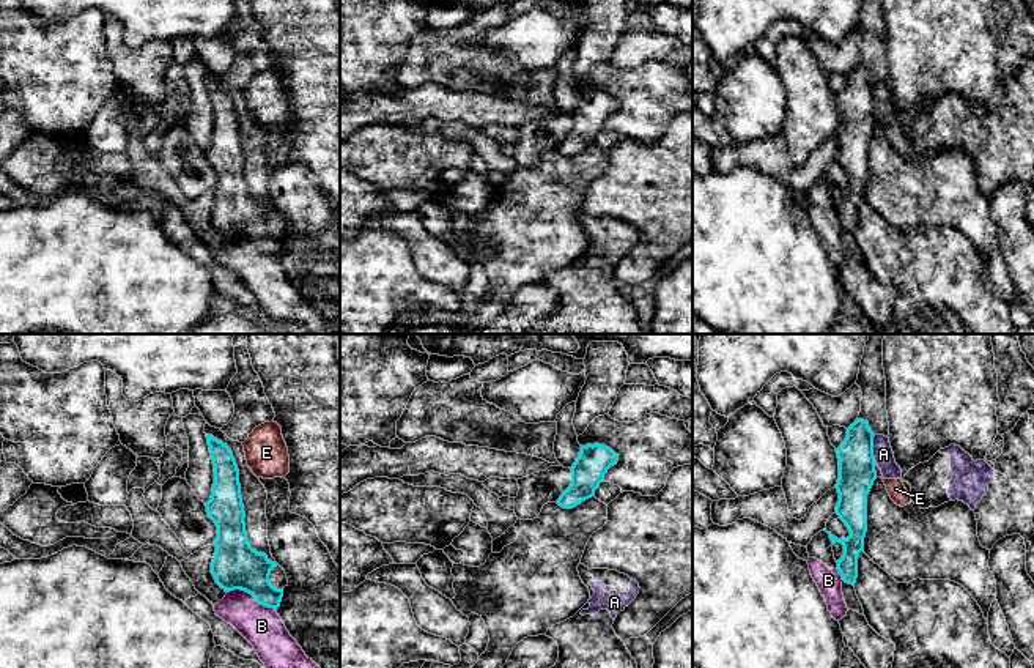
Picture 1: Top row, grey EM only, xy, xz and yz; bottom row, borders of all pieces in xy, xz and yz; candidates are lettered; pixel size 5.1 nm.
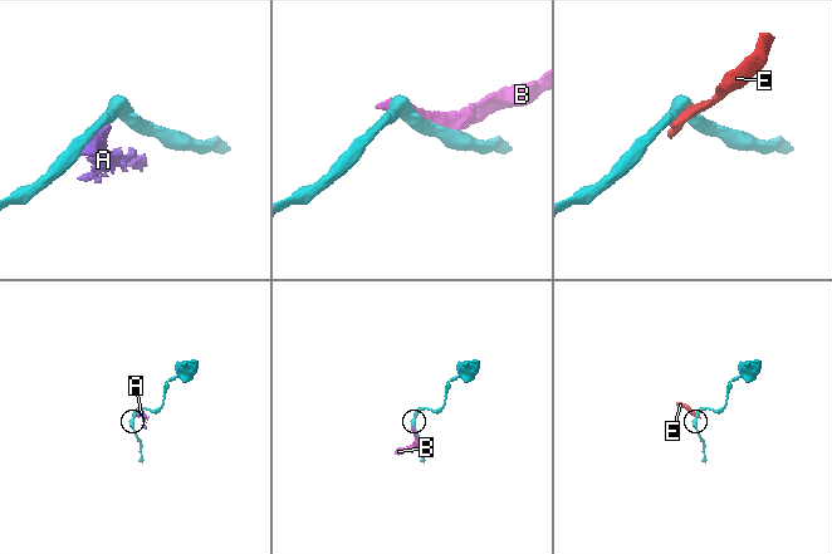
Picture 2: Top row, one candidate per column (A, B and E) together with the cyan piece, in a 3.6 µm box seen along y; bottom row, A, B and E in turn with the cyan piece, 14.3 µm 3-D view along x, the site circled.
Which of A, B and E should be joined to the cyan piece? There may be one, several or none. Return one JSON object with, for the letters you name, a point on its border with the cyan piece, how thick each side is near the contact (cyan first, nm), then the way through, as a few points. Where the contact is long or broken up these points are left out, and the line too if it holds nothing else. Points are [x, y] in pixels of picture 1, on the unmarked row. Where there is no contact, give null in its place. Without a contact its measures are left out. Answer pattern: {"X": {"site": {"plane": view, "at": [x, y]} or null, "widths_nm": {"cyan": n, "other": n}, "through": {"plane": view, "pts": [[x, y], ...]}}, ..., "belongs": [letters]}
{"belongs": []}

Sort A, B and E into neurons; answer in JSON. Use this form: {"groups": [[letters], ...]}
{"groups": [["A", "E"], ["B"]]}

